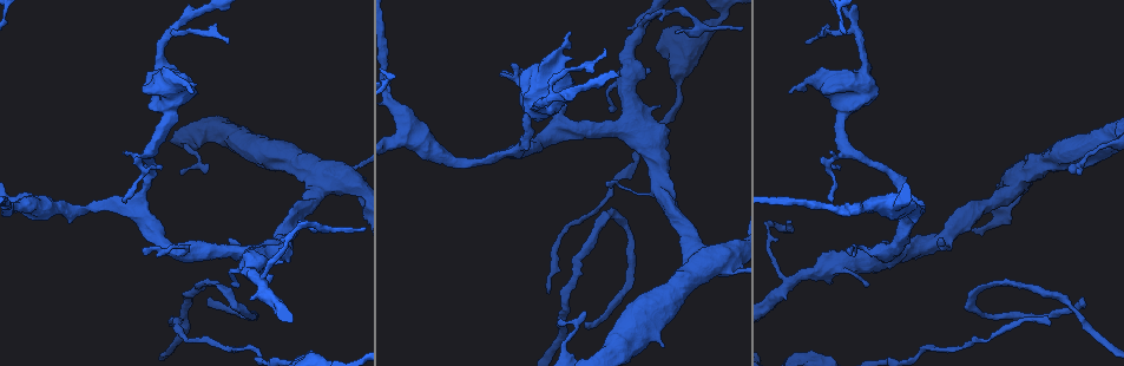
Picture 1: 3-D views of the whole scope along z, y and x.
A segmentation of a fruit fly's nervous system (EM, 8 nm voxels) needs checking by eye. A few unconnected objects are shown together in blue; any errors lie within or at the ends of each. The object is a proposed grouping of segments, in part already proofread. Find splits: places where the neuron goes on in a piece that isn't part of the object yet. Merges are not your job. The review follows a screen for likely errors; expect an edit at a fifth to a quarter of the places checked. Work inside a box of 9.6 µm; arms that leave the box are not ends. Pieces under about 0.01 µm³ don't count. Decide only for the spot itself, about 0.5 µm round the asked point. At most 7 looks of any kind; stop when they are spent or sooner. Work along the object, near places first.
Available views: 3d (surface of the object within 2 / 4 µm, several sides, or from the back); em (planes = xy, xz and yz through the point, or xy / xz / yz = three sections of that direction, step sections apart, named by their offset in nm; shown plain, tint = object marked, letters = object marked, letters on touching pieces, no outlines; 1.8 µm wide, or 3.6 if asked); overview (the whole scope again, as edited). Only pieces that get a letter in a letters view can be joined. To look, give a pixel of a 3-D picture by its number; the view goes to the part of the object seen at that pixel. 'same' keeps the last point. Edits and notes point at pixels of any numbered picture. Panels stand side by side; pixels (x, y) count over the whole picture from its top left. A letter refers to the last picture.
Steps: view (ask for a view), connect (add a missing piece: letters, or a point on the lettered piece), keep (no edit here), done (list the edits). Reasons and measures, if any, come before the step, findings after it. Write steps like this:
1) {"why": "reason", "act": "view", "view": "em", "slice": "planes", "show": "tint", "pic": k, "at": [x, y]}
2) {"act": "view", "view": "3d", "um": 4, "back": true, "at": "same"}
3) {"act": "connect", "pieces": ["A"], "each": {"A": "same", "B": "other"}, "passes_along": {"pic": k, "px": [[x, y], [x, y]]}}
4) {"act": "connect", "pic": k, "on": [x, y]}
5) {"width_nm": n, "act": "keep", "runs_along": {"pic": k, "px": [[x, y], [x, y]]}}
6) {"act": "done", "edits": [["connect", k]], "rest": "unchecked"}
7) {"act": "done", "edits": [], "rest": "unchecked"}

{"why": "long arm stops here", "act": "view", "view": "3d", "um": 2, "pic": 1, "at": [1048, 324]}

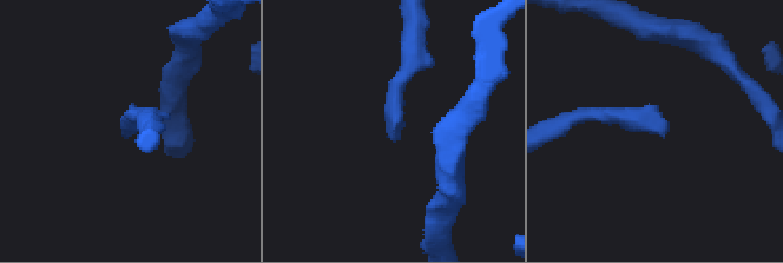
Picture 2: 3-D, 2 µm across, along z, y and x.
{"act": "view", "view": "em", "slice": "xz", "step": 8, "show": "tint", "pic": 2, "at": [663, 134]}

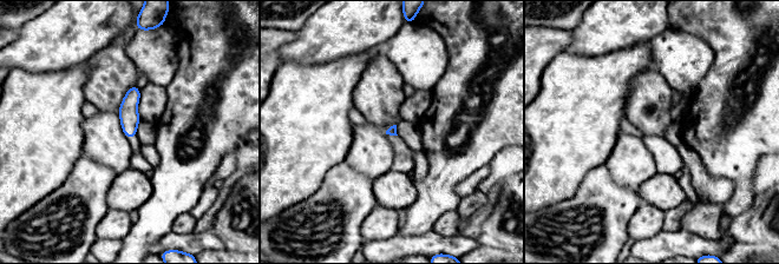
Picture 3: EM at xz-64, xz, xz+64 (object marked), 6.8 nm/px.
{"why": "cut it another way", "act": "view", "view": "em", "slice": "xy", "step": 8, "show": "letters", "at": "same"}

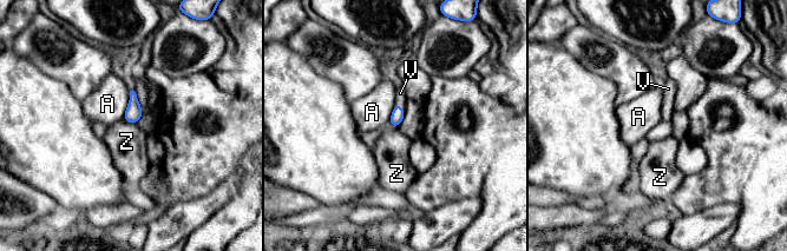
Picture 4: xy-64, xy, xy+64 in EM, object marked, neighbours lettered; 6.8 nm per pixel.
{"act": "connect", "pieces": ["V"], "each": {"A": "other", "V": "same", "Z": "other"}, "passes_along": {"pic": 4, "px": [[398, 113], [399, 105], [400, 93]]}, "found": "it goes on there"}

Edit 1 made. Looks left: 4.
{"act": "view", "view": "em", "um": 3.6, "slice": "planes", "show": "letters", "pic": 1, "at": [505, 75]}

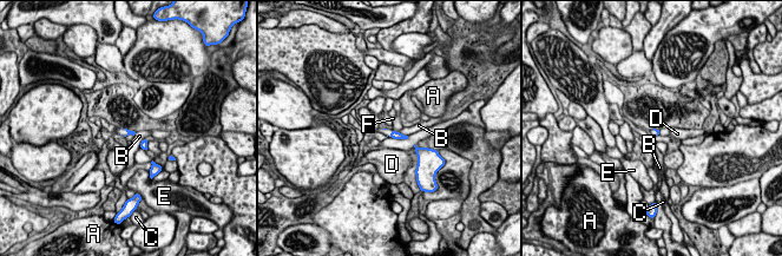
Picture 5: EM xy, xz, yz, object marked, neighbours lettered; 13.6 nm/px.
{"act": "keep", "each": {"A": "other", "B": "other", "C": "other", "D": "other", "E": "other", "F": "other"}, "border": {"pic": 5, "px": [[392, 130], [398, 132]]}, "found": "none of them fits"}

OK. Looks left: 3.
{"why": "stops while still wide", "act": "view", "view": "em", "slice": "xy", "step": 16, "show": "letters", "pic": 1, "at": [271, 276]}

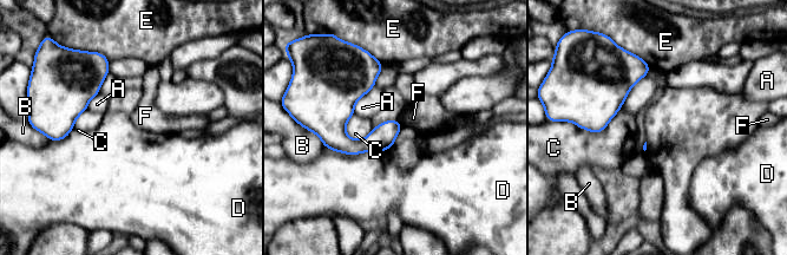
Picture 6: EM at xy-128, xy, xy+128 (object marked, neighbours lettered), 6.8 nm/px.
{"why": "cut it another way", "act": "view", "view": "em", "slice": "planes", "show": "letters", "at": "same"}

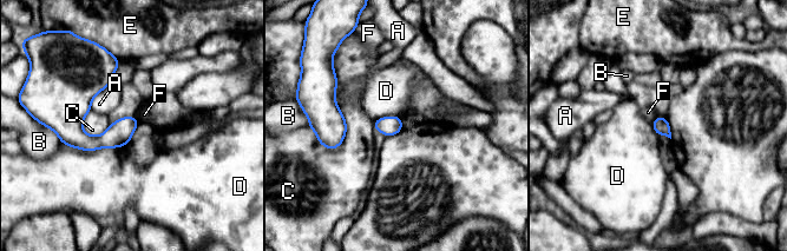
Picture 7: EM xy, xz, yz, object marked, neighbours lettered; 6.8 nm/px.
{"longest_contact_nm": ["D", 400], "act": "keep", "each": {"A": "other", "B": "other", "C": "other", "D": "other", "E": "other", "F": "other"}, "runs_along": {"pic": 7, "px": [[111, 58], [61, 119]]}, "found": "none of them fits"}

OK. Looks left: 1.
{"act": "done", "edits": [["connect", 4]], "rest": "unchecked"}

